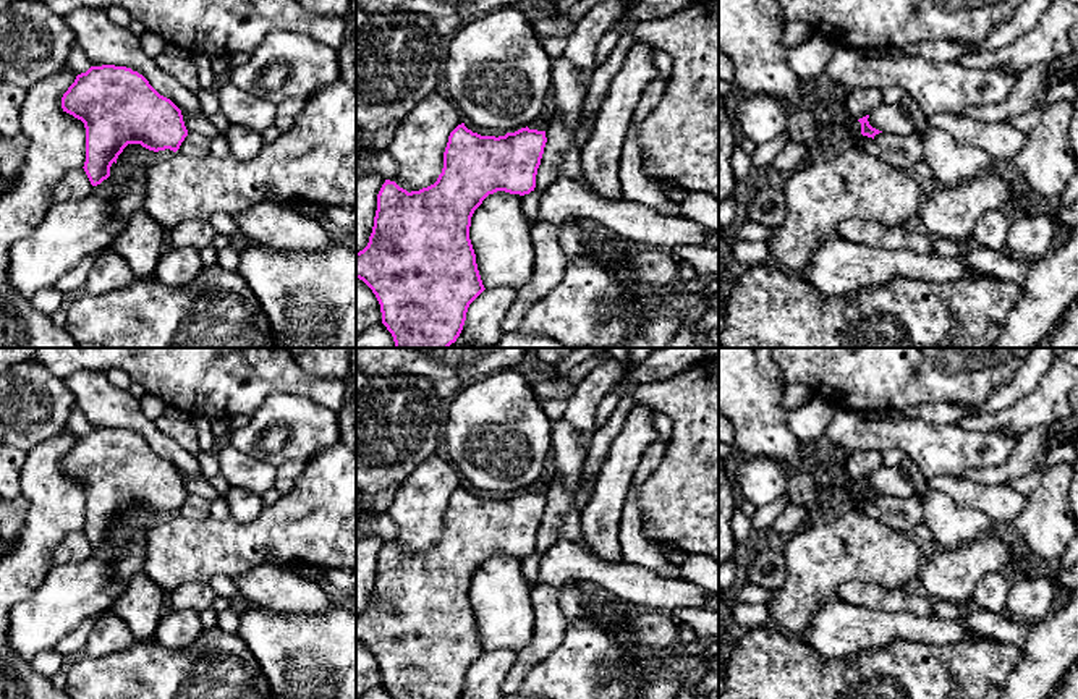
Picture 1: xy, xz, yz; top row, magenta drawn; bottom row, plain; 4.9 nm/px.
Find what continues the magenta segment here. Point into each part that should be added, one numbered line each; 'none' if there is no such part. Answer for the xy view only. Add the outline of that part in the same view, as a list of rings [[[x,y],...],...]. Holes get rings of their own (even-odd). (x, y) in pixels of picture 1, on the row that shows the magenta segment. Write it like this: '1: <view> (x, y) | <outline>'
none

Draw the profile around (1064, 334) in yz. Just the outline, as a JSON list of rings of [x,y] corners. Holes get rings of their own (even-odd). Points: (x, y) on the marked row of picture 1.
[[[1078,296],[1052,327],[1049,348],[1078,348]]]

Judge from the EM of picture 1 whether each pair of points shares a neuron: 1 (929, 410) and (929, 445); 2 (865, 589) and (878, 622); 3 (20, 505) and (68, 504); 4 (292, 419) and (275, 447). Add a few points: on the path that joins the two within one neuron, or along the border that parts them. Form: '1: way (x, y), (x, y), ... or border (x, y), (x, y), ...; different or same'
1: border (891, 421), (926, 419), (955, 424); different
2: border (836, 599), (876, 610), (910, 614); different
3: border (21, 494), (28, 502), (28, 515), (18, 542); different
4: way (284, 423), (275, 439); same

